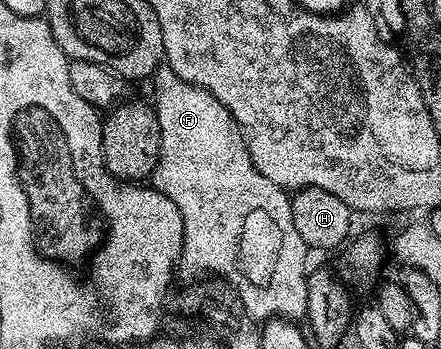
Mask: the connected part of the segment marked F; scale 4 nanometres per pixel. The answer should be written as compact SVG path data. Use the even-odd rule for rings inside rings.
M168 67L158 69L151 84L153 84L154 91L157 92L155 112L161 132L161 150L157 166L153 169L151 185L163 195L167 195L167 199L171 199L171 203L175 203L175 207L179 207L179 215L183 215L185 246L181 248L181 257L189 260L195 268L202 269L205 272L202 274L216 275L218 278L228 281L237 292L237 297L243 303L243 307L253 317L258 319L304 318L307 314L307 295L309 294L309 282L307 272L305 273L307 247L303 243L303 239L299 239L299 231L295 231L295 219L291 219L290 194L284 189L275 187L275 183L271 183L271 179L263 179L263 175L259 175L259 171L255 171L255 167L251 163L251 155L245 146L245 137L241 134L241 128L235 123L231 111L227 111L227 107L223 107L223 103L219 103L219 99L215 99L215 95L211 95L205 89L200 89L197 85L179 79L175 75L175 71Z

